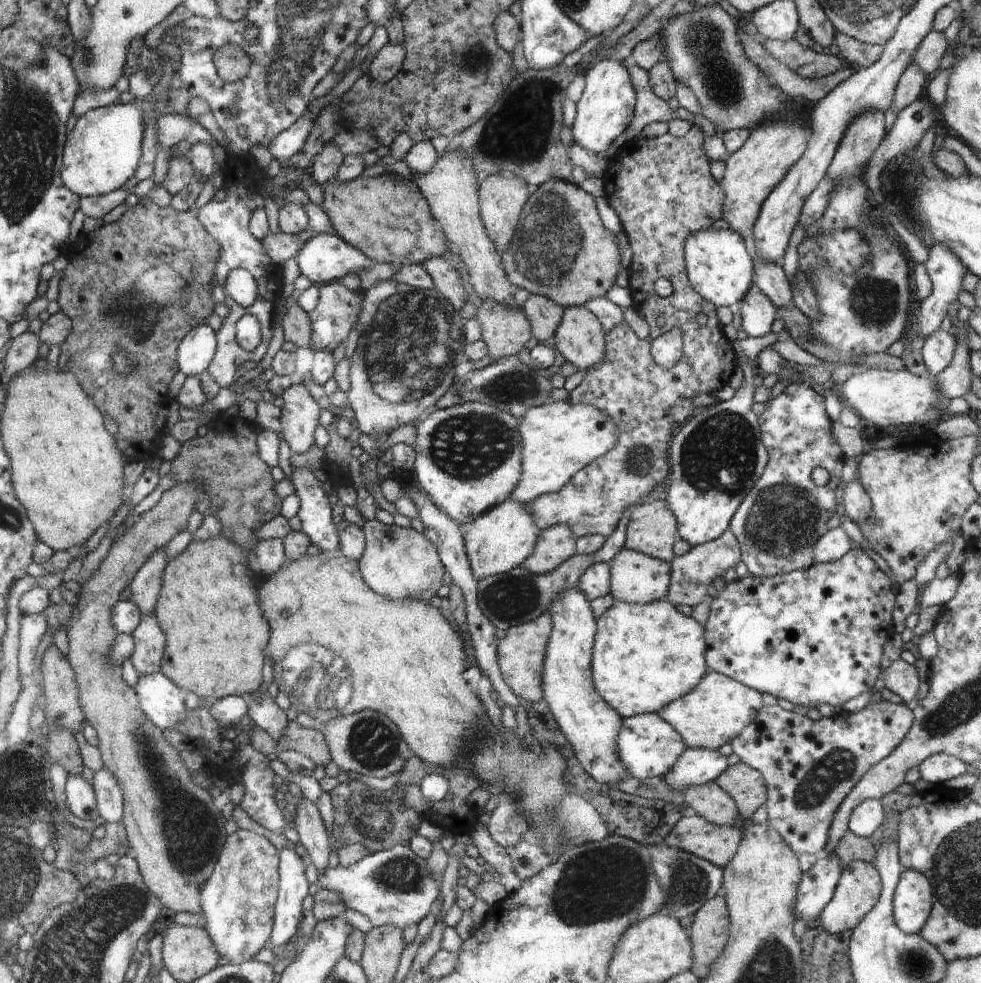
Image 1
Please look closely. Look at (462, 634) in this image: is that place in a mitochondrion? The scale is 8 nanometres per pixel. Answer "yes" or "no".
no

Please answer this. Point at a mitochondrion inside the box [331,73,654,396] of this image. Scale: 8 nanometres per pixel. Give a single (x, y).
(552, 245)

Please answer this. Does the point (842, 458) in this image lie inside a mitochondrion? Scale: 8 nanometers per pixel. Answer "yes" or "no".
no

